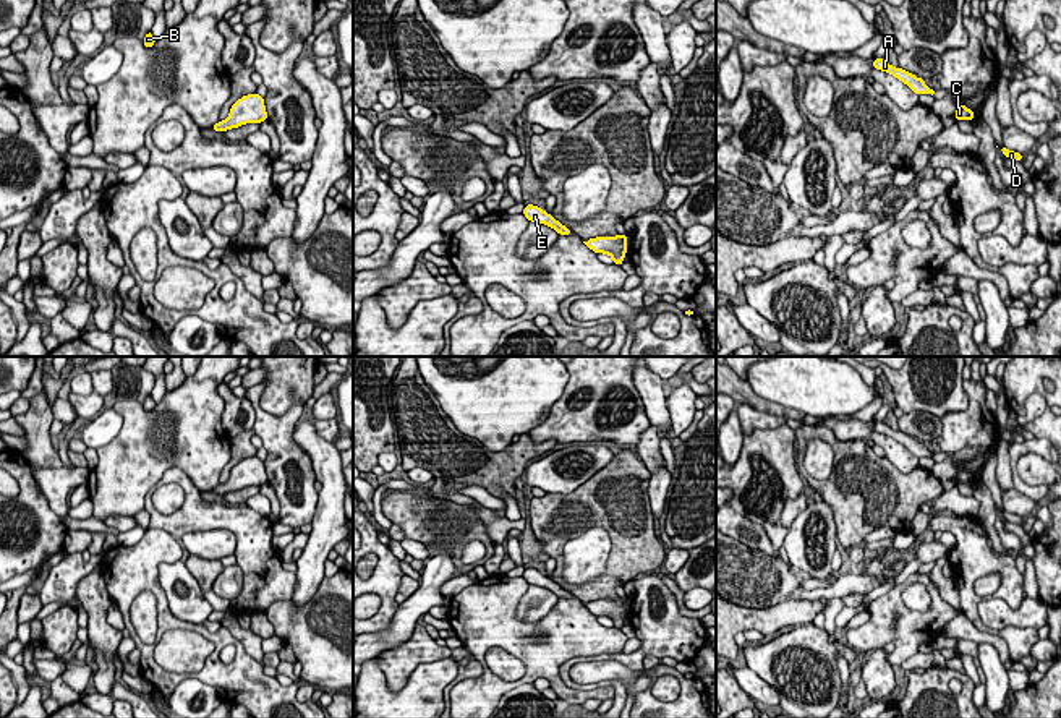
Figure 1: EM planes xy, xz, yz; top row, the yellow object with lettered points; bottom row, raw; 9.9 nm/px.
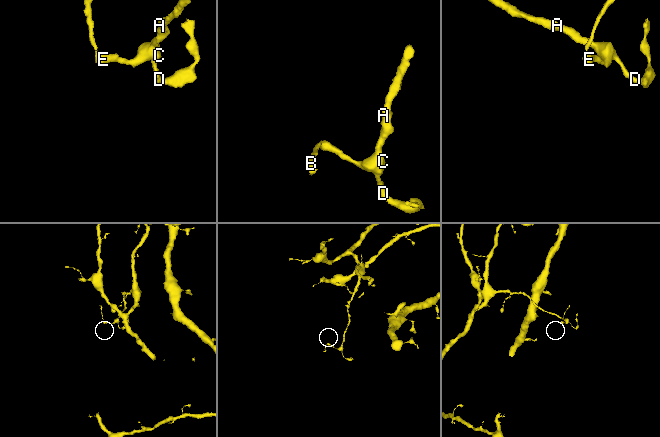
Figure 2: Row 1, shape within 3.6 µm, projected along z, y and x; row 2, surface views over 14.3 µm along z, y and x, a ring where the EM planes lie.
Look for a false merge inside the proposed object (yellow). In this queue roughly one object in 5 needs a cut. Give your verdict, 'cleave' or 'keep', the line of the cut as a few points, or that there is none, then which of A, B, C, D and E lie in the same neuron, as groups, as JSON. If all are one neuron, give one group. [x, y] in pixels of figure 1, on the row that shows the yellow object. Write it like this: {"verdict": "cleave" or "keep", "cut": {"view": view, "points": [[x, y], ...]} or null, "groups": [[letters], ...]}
{"verdict": "keep", "cut": null, "groups": [["A", "B", "C", "D", "E"]]}

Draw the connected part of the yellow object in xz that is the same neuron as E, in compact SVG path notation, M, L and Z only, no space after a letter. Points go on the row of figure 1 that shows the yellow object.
M526 204L523 209L523 216L531 222L539 222L554 229L559 235L570 235L572 230L564 227L559 220L556 220L551 214L543 211L538 206Z

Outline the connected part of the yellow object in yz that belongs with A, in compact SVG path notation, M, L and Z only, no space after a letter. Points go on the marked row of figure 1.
M875 58L871 66L876 70L891 73L894 78L905 83L918 96L920 94L931 94L931 96L935 94L935 91L930 89L922 78L917 78L902 68L891 66L884 58Z

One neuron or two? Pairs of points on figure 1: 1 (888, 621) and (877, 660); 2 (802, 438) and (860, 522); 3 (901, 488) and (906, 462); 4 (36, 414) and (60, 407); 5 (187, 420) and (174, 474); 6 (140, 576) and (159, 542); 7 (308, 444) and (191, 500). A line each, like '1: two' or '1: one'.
1: two
2: one
3: two
4: two
5: two
6: one
7: two

